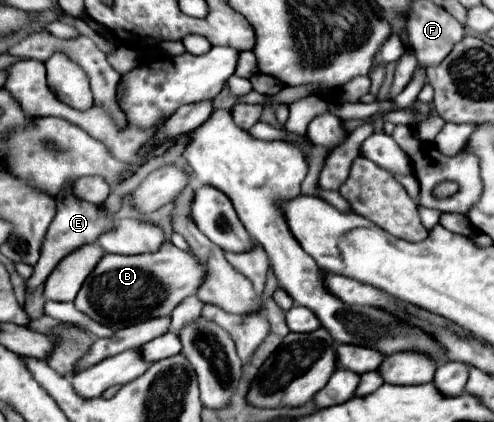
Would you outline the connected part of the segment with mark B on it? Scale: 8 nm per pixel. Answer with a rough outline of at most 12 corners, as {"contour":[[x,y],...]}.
{"contour":[[164,242],[106,254],[74,304],[120,330],[168,316],[206,268]]}

